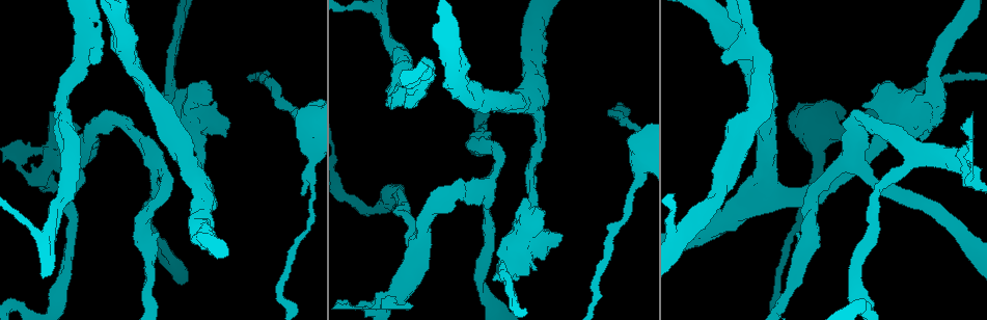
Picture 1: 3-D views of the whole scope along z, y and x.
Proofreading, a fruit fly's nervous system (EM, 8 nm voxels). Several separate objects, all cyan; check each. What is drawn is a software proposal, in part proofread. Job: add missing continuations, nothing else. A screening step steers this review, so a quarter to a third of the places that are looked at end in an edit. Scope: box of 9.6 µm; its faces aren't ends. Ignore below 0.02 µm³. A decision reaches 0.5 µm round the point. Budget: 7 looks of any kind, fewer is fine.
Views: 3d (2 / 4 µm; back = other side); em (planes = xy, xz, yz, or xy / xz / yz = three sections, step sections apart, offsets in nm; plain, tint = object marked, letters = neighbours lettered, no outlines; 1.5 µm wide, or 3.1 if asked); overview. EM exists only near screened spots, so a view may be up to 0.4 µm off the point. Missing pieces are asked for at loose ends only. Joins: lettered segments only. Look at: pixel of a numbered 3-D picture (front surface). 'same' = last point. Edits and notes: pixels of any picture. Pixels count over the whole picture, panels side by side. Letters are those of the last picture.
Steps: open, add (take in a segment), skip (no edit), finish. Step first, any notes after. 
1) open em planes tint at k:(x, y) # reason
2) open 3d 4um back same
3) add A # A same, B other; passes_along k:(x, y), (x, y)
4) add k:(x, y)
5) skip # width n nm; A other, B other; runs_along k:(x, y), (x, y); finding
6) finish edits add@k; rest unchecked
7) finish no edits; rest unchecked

open em planes letters at 1:(56, 235) # free end

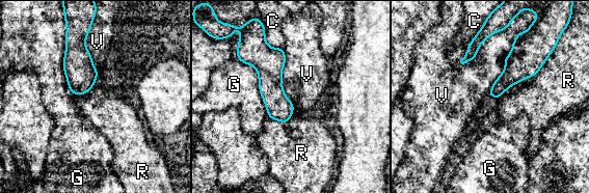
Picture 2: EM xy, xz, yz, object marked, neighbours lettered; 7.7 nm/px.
skip # C other, G other, R other, V other; border 2:(547, 58), (497, 101); no lettered segment goes on from it

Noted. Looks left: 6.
open em planes letters at 1:(303, 193) # free end

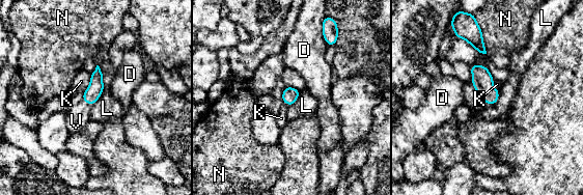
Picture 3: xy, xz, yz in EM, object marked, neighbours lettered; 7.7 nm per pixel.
add V # width 120 nm; longest_contact N 220 nm; D other, K other, L other, N other, V same; it goes on there

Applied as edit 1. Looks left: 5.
open em planes plain at 1:(534, 269)

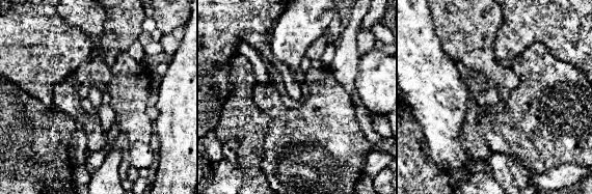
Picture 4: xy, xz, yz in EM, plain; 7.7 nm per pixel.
open em planes letters same

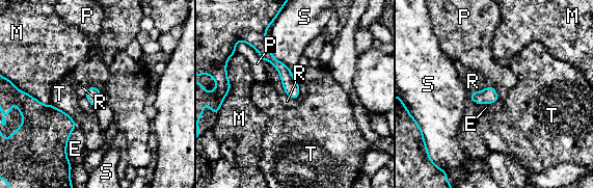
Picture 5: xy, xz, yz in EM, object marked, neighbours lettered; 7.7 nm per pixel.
skip # longest_contact R 400 nm; E other, M other, P other, R other, S other, T other; border 5:(265, 60), (297, 99); none of them fits

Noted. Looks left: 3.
finish edits add@3; rest unchecked

